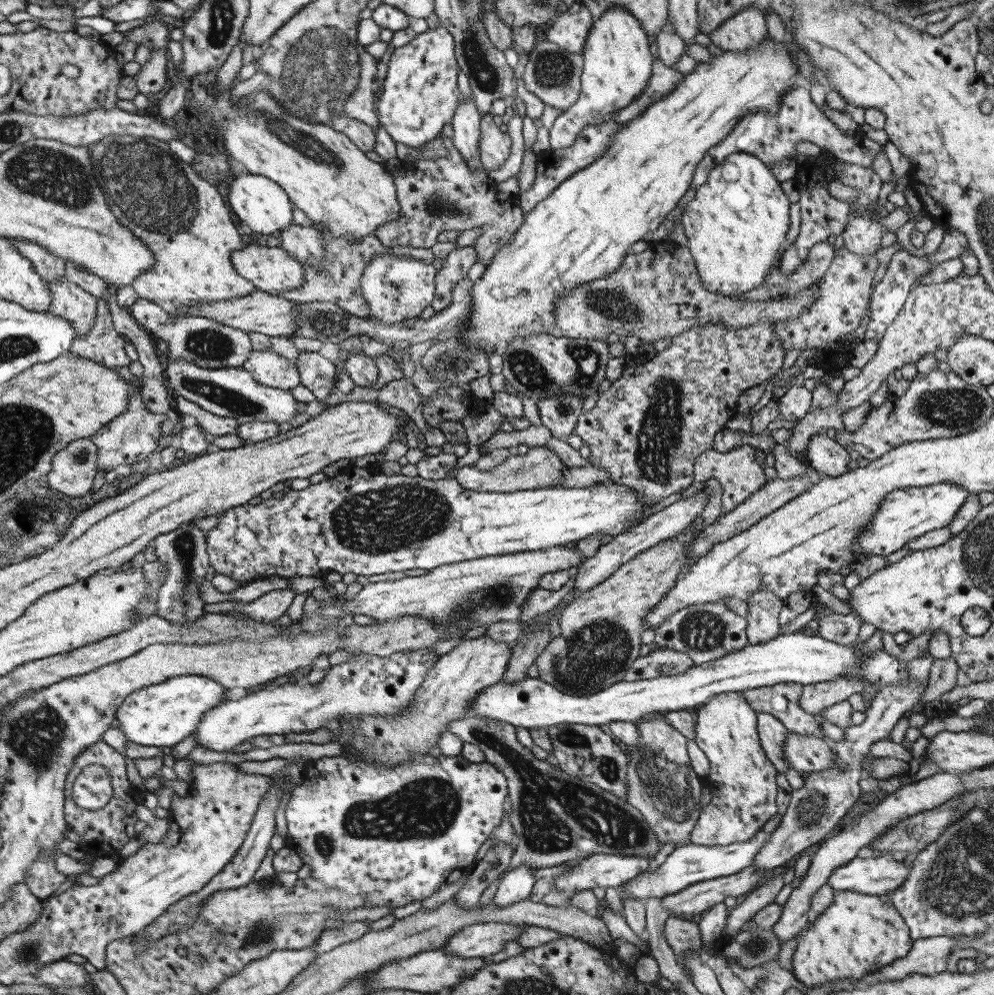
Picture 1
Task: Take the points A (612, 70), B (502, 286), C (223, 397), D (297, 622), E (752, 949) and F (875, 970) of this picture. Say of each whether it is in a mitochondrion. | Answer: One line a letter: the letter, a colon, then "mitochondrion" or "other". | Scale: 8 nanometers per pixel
A: other
B: other
C: mitochondrion
D: other
E: mitochondrion
F: other

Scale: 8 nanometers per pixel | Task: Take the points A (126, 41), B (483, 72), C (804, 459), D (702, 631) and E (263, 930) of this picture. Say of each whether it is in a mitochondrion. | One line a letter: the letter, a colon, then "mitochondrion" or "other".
A: other
B: mitochondrion
C: other
D: mitochondrion
E: mitochondrion

